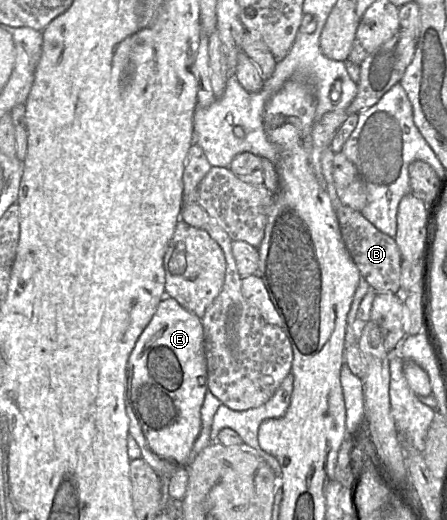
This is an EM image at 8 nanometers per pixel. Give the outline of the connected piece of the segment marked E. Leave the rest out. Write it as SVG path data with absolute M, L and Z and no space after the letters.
M161 295L160 303L157 310L153 315L151 321L139 336L127 363L127 385L125 393L125 407L126 413L129 419L129 433L134 437L137 442L142 458L148 463L148 465L159 475L160 478L169 479L174 472L181 467L188 467L188 456L193 448L193 445L201 430L201 415L200 410L204 401L207 388L207 365L204 354L203 344L203 328L201 319L195 314L184 309L173 298L163 299Z

